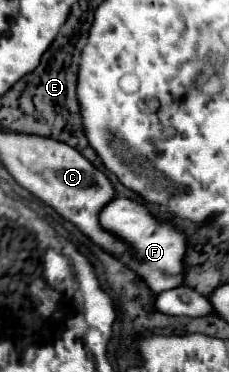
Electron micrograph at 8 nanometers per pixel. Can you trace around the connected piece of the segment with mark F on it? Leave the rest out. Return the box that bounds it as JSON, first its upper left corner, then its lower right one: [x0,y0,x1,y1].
[99,197,185,293]

